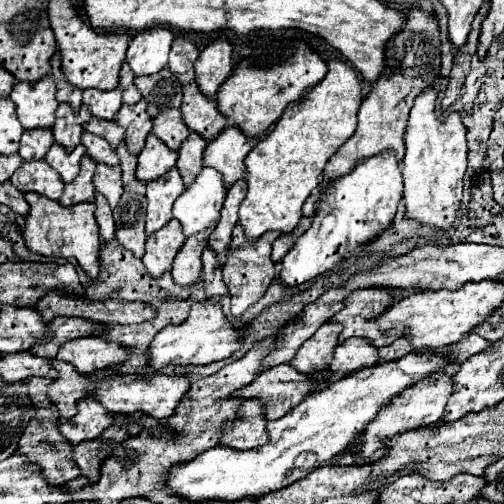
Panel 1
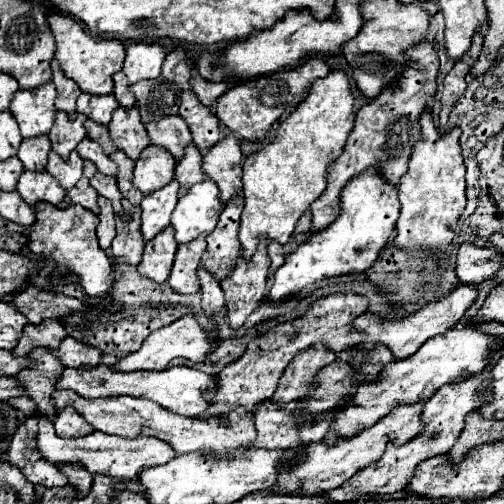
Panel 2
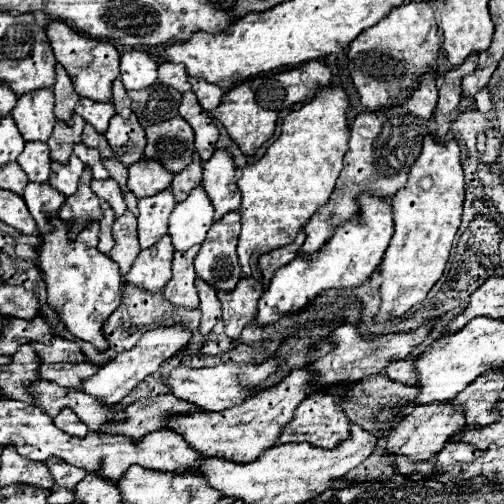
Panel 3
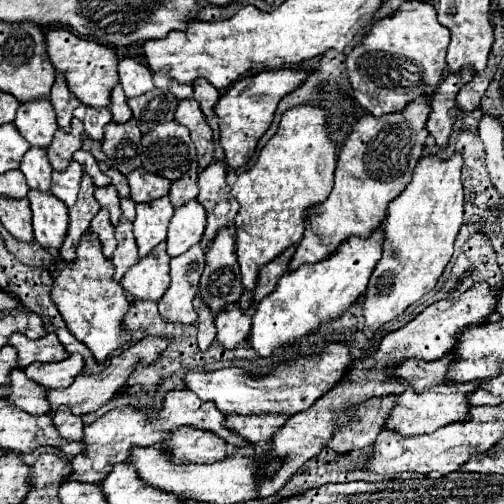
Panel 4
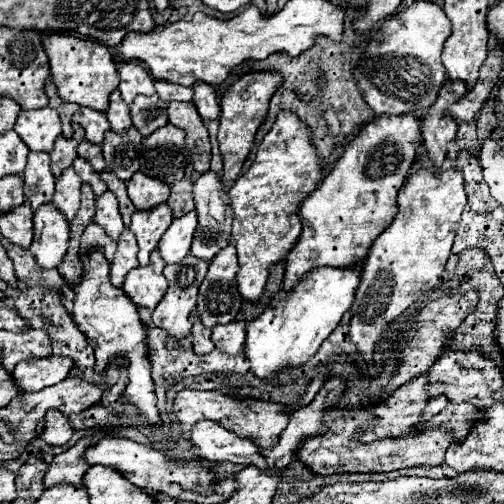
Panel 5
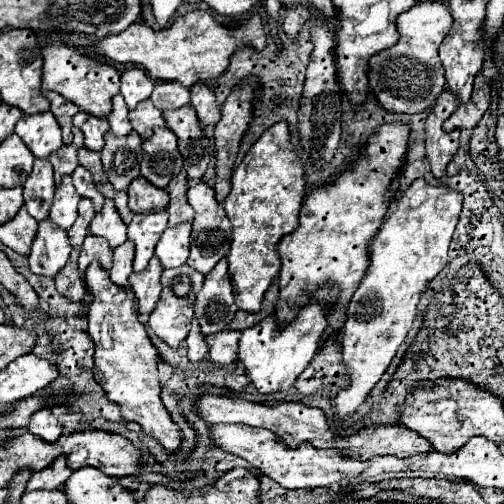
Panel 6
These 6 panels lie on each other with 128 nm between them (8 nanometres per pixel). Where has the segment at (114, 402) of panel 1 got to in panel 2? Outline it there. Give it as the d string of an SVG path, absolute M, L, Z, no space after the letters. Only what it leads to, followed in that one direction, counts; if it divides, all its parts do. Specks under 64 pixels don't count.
M96 366L92 370L88 368L66 368L64 376L60 376L58 388L74 390L76 394L84 398L110 398L110 396L134 396L134 398L148 398L162 408L168 408L170 412L176 412L180 416L198 416L208 408L208 398L212 398L214 392L214 376L208 376L196 368L188 366L174 366L162 372L118 372L110 366Z

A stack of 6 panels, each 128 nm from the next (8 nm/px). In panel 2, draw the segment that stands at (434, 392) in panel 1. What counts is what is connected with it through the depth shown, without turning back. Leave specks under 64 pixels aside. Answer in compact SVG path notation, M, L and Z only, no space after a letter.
M424 402L412 404L412 406L400 406L400 408L394 408L388 416L384 416L384 420L378 420L372 428L362 430L354 438L348 438L348 440L338 438L336 444L326 444L326 442L308 444L308 454L306 454L304 462L292 464L292 466L288 466L288 470L282 470L278 476L278 486L288 488L288 492L296 494L296 496L320 496L320 494L344 484L358 470L374 464L384 454L388 442L404 444L404 442L412 440L414 436L418 436L424 428L424 424L420 422L422 412L424 412Z

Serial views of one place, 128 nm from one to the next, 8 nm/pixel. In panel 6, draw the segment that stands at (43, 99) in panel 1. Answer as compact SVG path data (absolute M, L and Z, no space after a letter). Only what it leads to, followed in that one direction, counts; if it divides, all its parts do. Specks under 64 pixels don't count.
M50 110L30 116L24 114L16 124L16 134L36 158L48 158L62 146L62 130Z

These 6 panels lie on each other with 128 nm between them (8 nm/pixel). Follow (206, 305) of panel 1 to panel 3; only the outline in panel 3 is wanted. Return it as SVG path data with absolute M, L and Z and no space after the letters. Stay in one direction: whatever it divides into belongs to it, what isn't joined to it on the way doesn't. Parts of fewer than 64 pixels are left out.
M170 326L170 328L154 328L150 332L146 332L140 342L132 348L126 350L122 354L118 354L114 360L110 360L106 366L100 368L98 374L94 374L92 378L84 380L82 390L88 392L90 396L96 396L98 400L106 402L106 404L118 404L124 396L128 396L146 376L156 374L160 364L166 362L168 358L172 358L176 352L180 352L182 348L186 348L192 340L192 332L186 326Z

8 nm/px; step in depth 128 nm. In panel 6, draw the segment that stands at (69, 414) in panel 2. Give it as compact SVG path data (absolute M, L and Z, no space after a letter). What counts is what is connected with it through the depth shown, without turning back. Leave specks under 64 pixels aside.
M40 410L30 418L30 426L22 428L24 432L30 432L44 442L56 442L62 436L62 424L50 410Z

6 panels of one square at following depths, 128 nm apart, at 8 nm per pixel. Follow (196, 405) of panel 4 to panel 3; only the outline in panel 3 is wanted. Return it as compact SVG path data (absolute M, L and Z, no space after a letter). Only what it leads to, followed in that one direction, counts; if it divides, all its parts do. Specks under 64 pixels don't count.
M170 394L164 396L156 396L156 398L146 398L144 402L134 402L126 408L128 420L120 422L120 424L108 424L104 426L102 432L112 432L112 434L124 434L132 440L140 440L144 438L148 432L160 430L166 424L166 416L170 414L182 414L182 412L194 412L198 410L194 404L184 404L180 400L176 400Z

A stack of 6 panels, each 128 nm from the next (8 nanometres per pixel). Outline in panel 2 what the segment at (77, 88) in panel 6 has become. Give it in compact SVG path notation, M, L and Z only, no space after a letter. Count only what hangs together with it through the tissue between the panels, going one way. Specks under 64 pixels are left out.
M50 14L48 16L50 30L56 38L56 60L60 62L60 68L66 78L72 78L82 92L88 94L112 94L114 82L112 76L122 70L124 62L124 42L118 38L100 38L82 28L80 22L76 22L72 16L66 14Z

